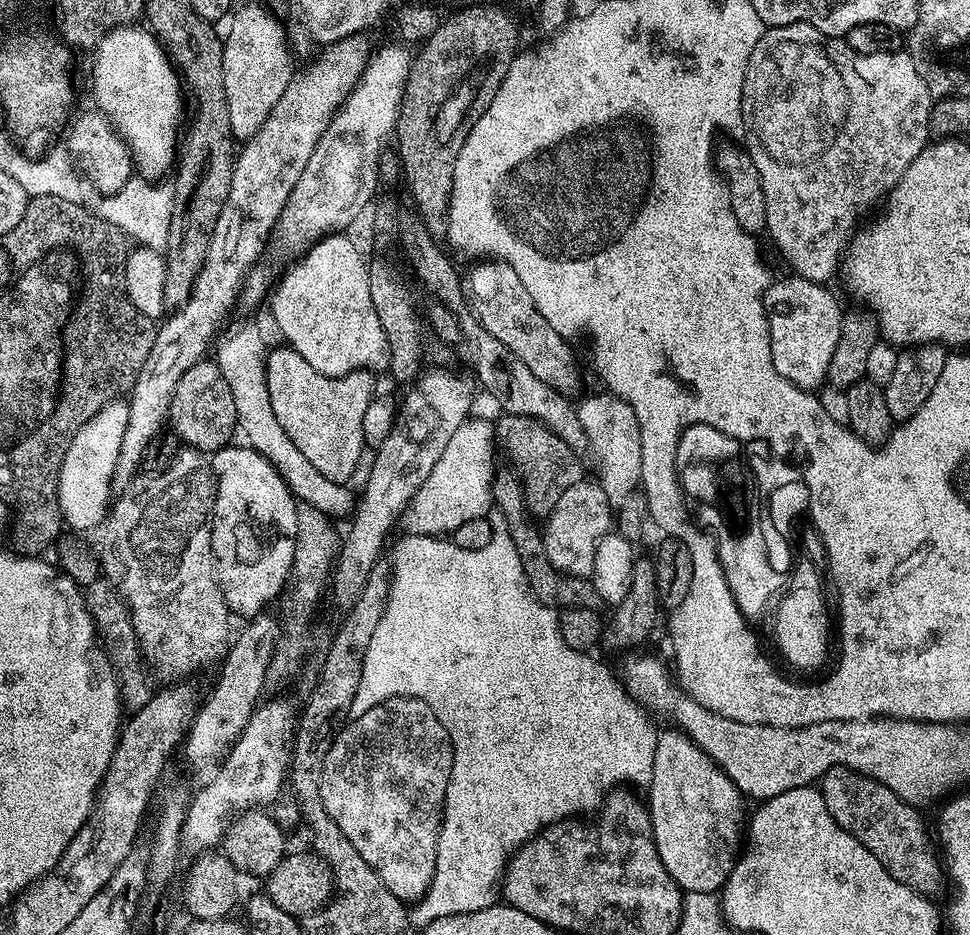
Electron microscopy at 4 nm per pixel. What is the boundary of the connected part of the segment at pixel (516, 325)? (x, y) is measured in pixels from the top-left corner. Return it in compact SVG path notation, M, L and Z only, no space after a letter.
M490 260L479 263L477 296L483 301L478 310L480 324L488 336L502 343L508 352L523 363L523 369L530 372L545 385L568 394L574 389L580 376L576 370L576 360L567 340L556 328L550 326L545 316L536 308L530 292L522 284L517 271L508 261Z

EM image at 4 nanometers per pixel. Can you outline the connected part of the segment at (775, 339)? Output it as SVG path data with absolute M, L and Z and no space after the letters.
M803 278L791 279L777 279L768 287L767 303L776 304L776 313L773 311L768 318L768 333L772 339L772 361L778 374L791 384L796 384L805 390L816 390L827 381L830 358L834 358L834 350L842 335L840 308L836 305L835 298L830 293L824 292L823 283Z

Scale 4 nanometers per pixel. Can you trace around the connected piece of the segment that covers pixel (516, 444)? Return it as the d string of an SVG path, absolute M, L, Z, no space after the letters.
M501 415L501 420L495 421L495 443L504 451L504 456L512 465L509 466L508 472L499 473L498 479L494 484L494 500L495 503L500 503L500 508L504 512L509 512L510 515L516 516L524 508L524 502L540 499L540 508L544 514L551 513L554 505L557 504L562 494L566 490L574 486L574 482L582 479L580 472L580 462L573 450L568 446L569 441L558 434L554 433L540 420L531 416L520 415Z

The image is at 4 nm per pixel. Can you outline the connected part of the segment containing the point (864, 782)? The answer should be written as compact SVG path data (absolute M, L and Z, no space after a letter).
M847 766L829 768L822 777L822 791L832 817L841 826L849 829L856 839L861 840L884 863L884 867L891 872L895 880L903 880L916 891L925 894L933 894L932 892L939 890L940 883L946 880L946 872L942 867L941 857L940 860L936 857L937 845L934 840L932 845L931 838L924 833L924 824L920 821L919 814L912 809L915 807L911 803L901 800L886 785L878 783L871 776L866 776L863 772L857 772Z

